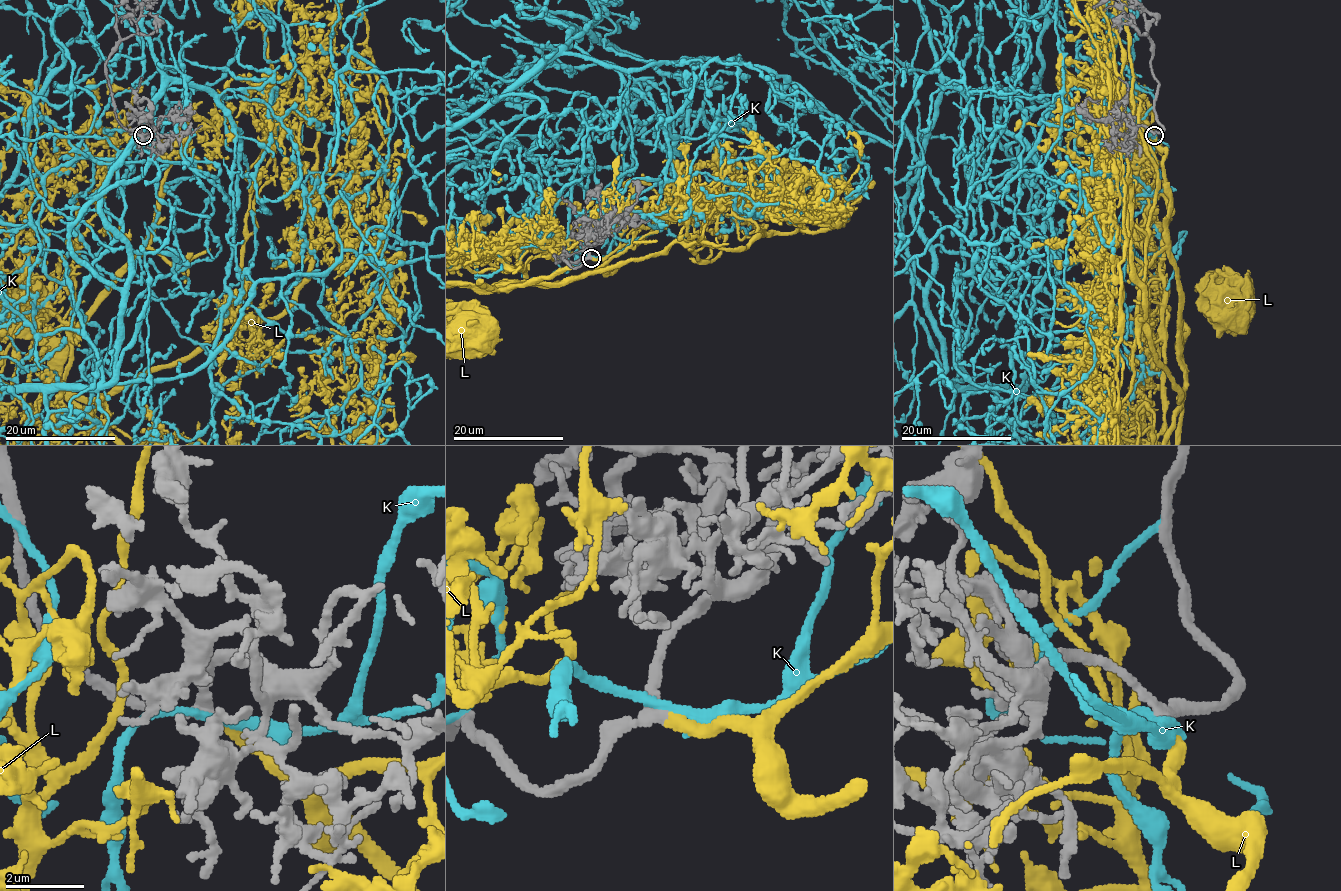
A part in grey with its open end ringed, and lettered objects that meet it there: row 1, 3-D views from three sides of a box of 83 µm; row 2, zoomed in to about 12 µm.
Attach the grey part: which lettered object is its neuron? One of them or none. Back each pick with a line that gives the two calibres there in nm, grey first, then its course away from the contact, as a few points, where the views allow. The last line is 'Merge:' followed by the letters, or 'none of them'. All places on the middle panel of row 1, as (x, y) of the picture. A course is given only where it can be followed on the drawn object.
L: 240/280 nm
Merge: L

